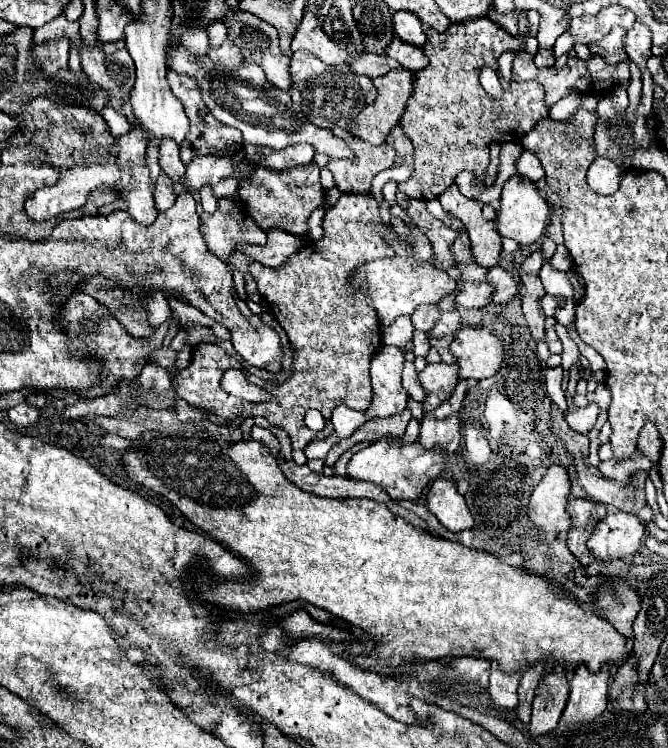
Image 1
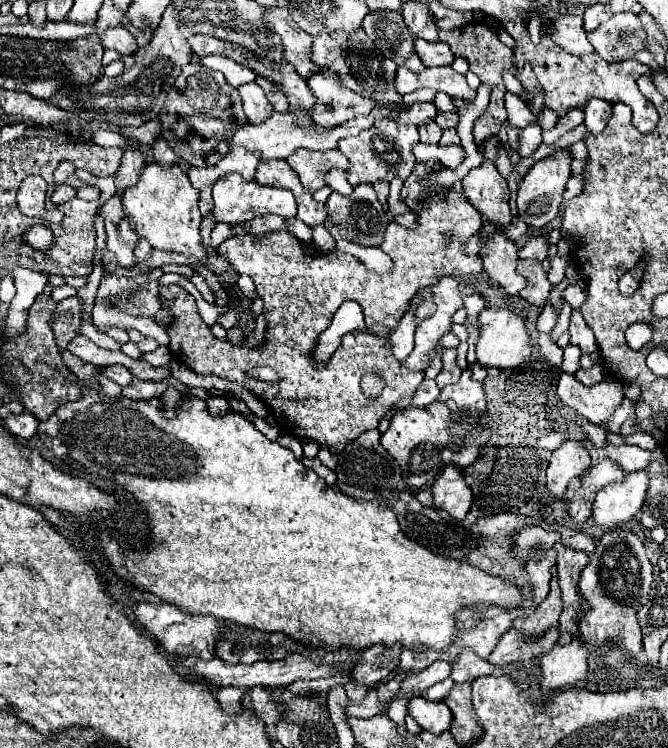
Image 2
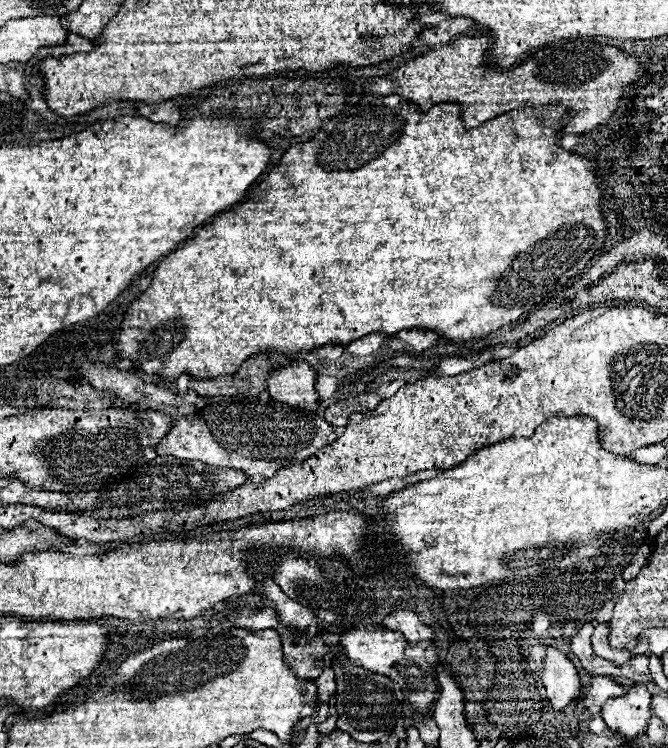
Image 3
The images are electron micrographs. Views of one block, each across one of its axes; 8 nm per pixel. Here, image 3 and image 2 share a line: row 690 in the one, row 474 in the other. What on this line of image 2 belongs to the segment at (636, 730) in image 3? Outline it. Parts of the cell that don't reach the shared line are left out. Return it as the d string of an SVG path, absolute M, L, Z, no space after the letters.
M636 470L624 476L624 480L608 484L596 494L592 516L602 530L614 530L634 518L642 508L648 490L646 470Z

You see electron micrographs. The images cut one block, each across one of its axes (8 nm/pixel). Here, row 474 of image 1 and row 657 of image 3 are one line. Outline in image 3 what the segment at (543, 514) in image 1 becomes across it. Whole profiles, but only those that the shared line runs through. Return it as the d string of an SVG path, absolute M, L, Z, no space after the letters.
M548 646L542 664L542 682L554 710L564 710L582 692L580 676L570 658L558 648Z

